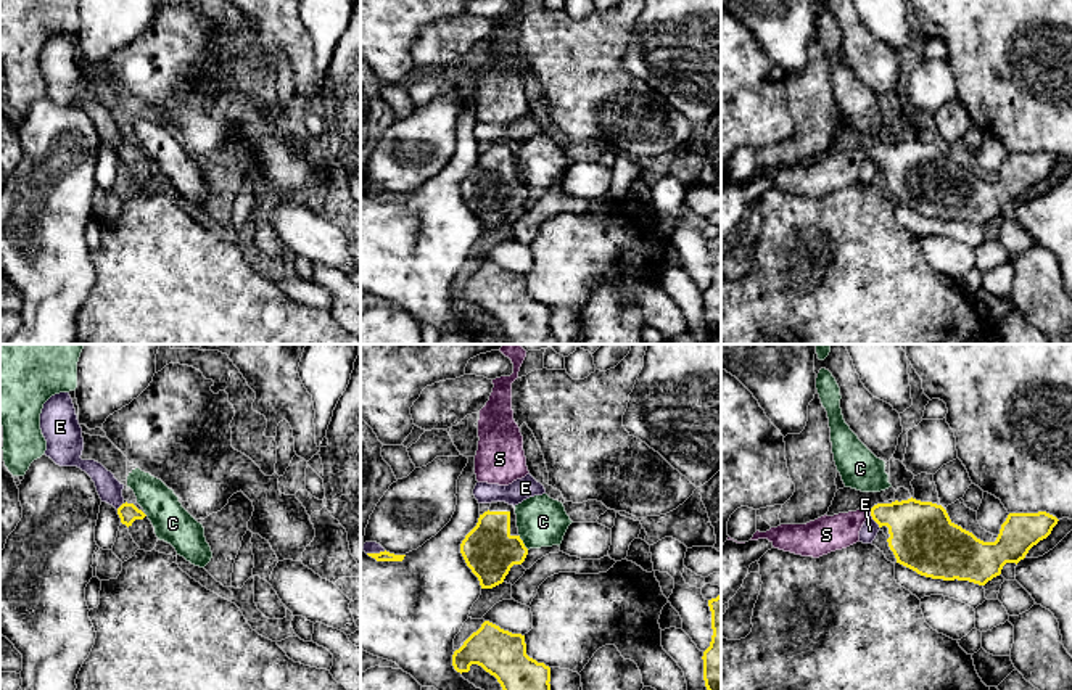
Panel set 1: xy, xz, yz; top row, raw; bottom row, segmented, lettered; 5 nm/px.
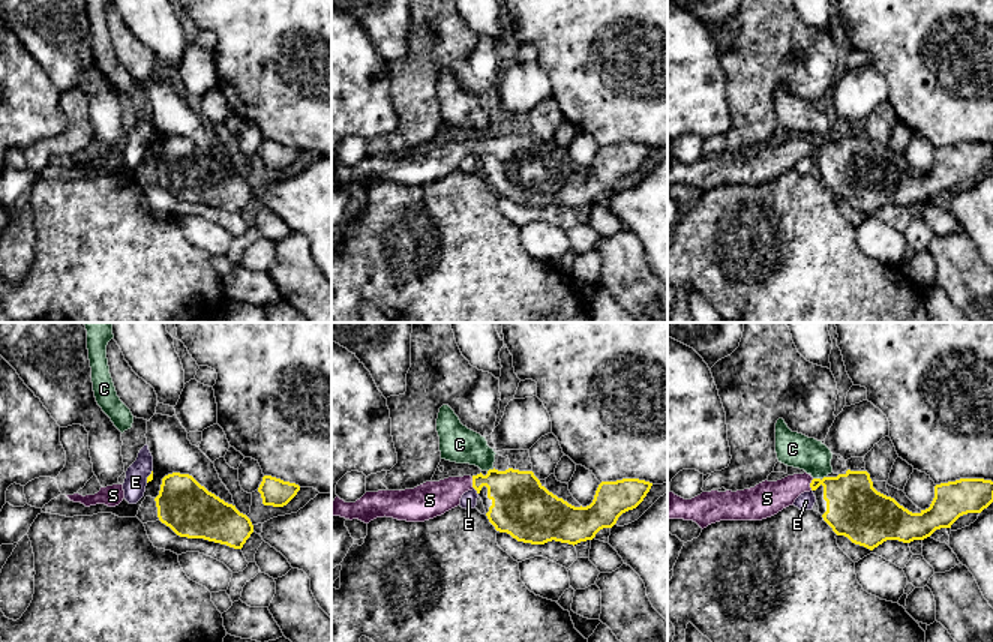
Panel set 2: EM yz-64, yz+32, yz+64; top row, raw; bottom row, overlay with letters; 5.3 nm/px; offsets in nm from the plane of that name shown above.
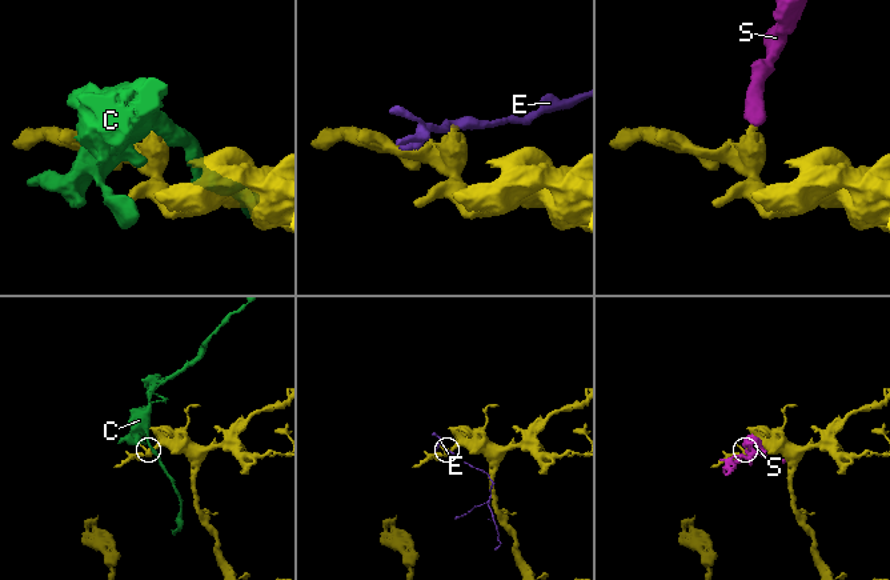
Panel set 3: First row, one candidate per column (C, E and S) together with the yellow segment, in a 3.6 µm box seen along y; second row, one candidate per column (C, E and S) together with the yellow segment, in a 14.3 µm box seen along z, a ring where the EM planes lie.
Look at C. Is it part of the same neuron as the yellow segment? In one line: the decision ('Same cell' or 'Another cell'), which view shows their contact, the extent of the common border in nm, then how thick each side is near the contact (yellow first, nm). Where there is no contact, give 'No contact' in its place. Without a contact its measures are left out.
Another cell. Touches yellow in xz. Shared border 90 nm. Thickness 260 nm (yellow) against 260 nm

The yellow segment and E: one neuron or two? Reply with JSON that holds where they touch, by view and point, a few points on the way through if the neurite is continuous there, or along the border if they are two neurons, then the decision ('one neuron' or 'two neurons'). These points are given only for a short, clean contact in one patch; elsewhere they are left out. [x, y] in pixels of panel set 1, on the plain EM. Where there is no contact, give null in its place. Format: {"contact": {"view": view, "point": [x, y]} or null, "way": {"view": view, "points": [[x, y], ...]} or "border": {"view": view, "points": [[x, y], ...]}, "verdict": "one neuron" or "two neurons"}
{"contact": {"view": "yz", "point": [876, 161]}, "verdict": "two neurons"}

